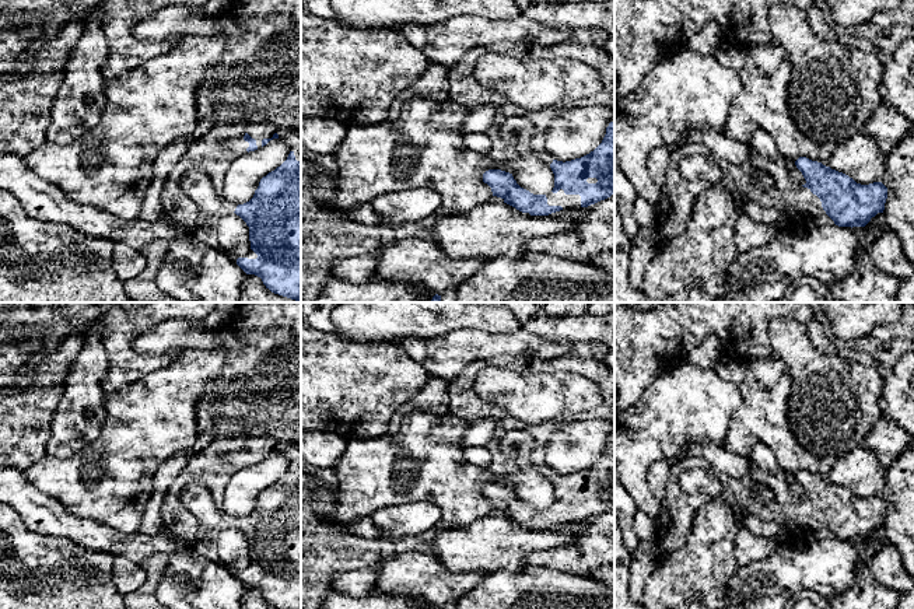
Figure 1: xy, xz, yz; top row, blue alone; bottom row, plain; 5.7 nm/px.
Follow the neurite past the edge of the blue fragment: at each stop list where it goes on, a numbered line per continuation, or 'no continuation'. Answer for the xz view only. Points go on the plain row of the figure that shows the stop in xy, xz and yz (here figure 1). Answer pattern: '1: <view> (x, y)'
1: xz (560, 511)

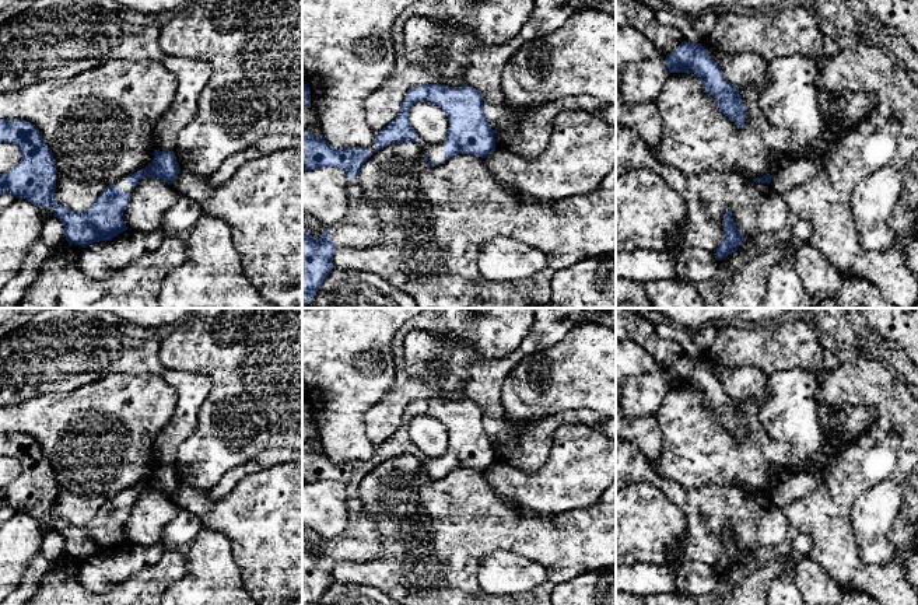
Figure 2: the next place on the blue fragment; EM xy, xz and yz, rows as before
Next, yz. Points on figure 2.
no continuation

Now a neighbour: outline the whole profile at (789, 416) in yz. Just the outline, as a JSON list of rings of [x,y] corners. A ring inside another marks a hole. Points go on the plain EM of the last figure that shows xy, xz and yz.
[[[809,370],[775,371],[768,377],[770,401],[758,409],[768,436],[791,445],[789,461],[795,472],[805,472],[821,445],[814,401],[817,387]]]

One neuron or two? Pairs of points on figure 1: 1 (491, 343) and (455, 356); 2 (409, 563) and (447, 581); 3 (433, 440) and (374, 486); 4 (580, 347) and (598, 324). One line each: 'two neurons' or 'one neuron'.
1: one neuron
2: one neuron
3: one neuron
4: two neurons

